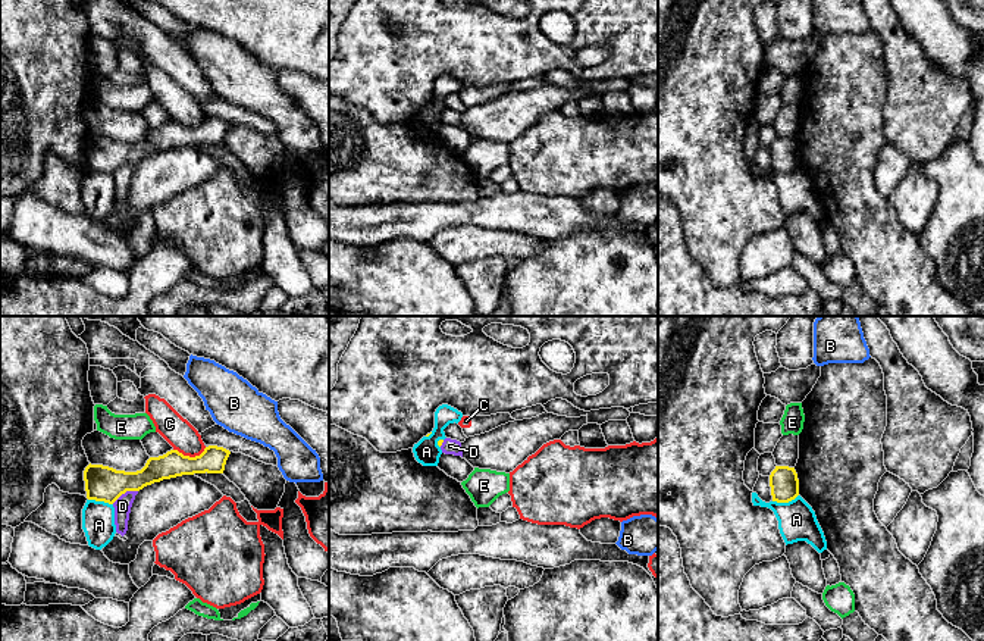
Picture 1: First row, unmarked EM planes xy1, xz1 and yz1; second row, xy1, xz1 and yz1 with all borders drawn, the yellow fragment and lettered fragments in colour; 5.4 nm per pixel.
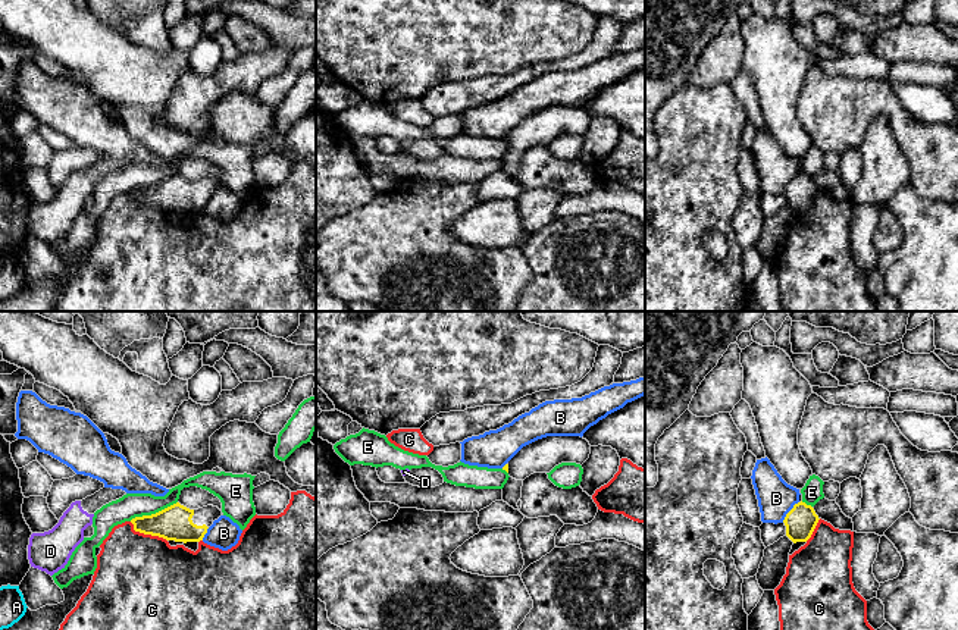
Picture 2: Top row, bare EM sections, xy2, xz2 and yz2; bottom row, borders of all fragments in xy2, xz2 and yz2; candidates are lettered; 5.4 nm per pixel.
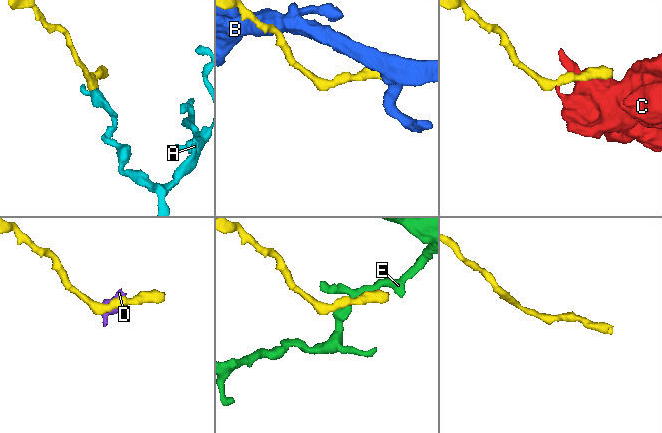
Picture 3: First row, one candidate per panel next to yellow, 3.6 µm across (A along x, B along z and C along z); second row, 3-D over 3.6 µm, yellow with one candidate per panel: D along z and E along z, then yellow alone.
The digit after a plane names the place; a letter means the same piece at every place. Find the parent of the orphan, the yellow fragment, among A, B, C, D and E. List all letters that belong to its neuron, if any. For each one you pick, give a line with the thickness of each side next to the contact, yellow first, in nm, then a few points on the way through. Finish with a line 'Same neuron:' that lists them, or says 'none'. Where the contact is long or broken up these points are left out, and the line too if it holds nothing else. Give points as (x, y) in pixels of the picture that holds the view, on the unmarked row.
Same neuron: none

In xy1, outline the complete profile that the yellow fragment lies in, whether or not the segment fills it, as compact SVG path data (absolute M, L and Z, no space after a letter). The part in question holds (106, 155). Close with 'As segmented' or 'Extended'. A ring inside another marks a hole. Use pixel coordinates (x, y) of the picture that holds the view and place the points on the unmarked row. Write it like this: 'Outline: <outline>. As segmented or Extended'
Outline: M209 116L200 126L184 126L170 121L163 126L150 128L137 143L116 141L103 135L88 135L84 141L88 171L113 175L126 162L140 162L147 156L182 146L223 144L231 122Z. As segmented

